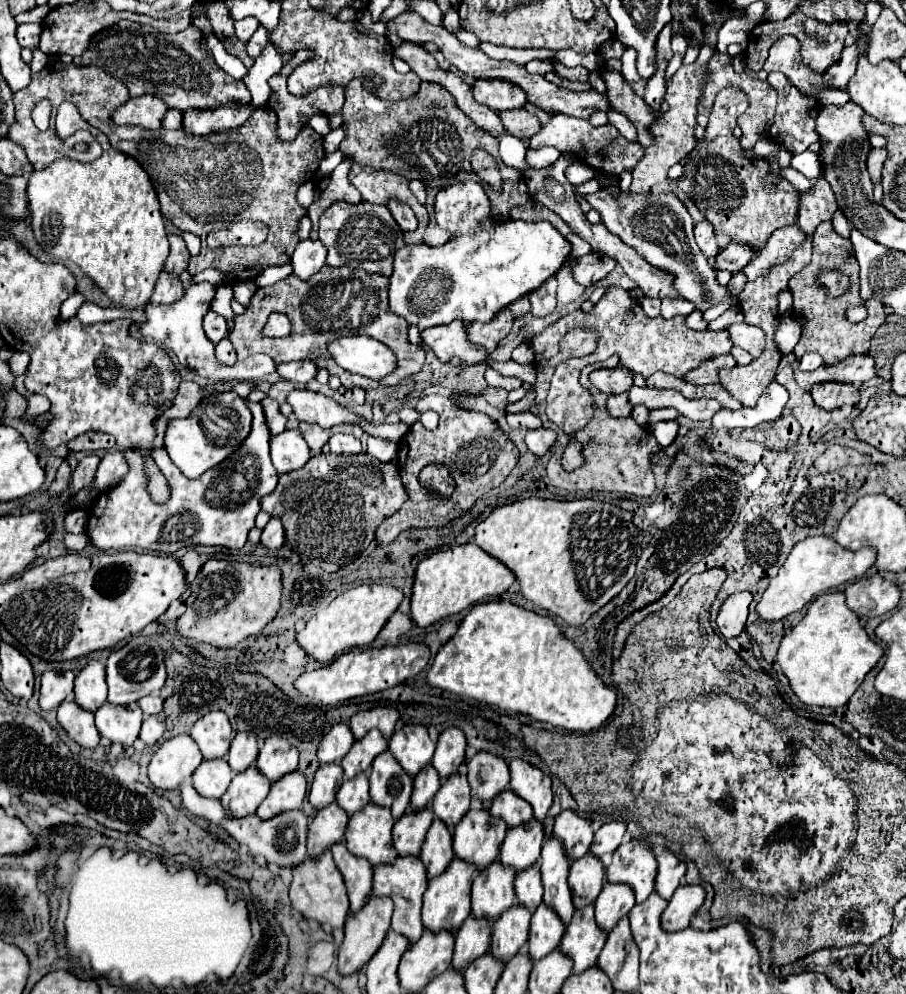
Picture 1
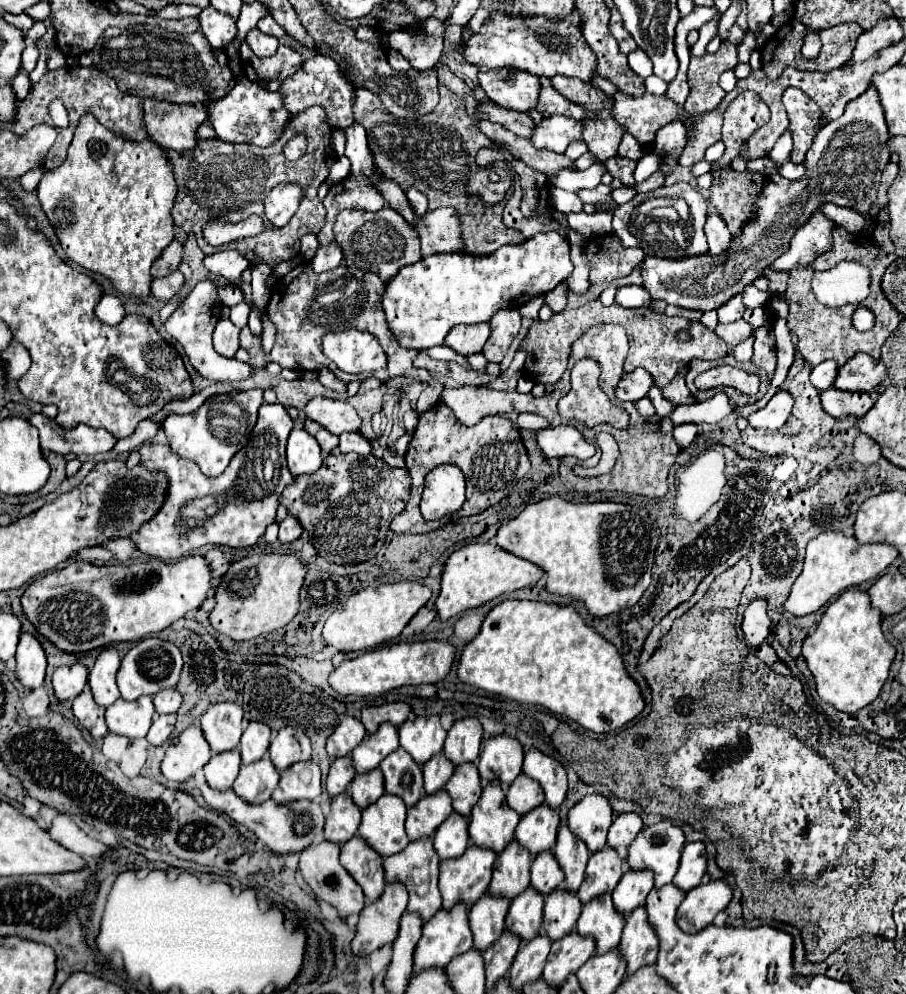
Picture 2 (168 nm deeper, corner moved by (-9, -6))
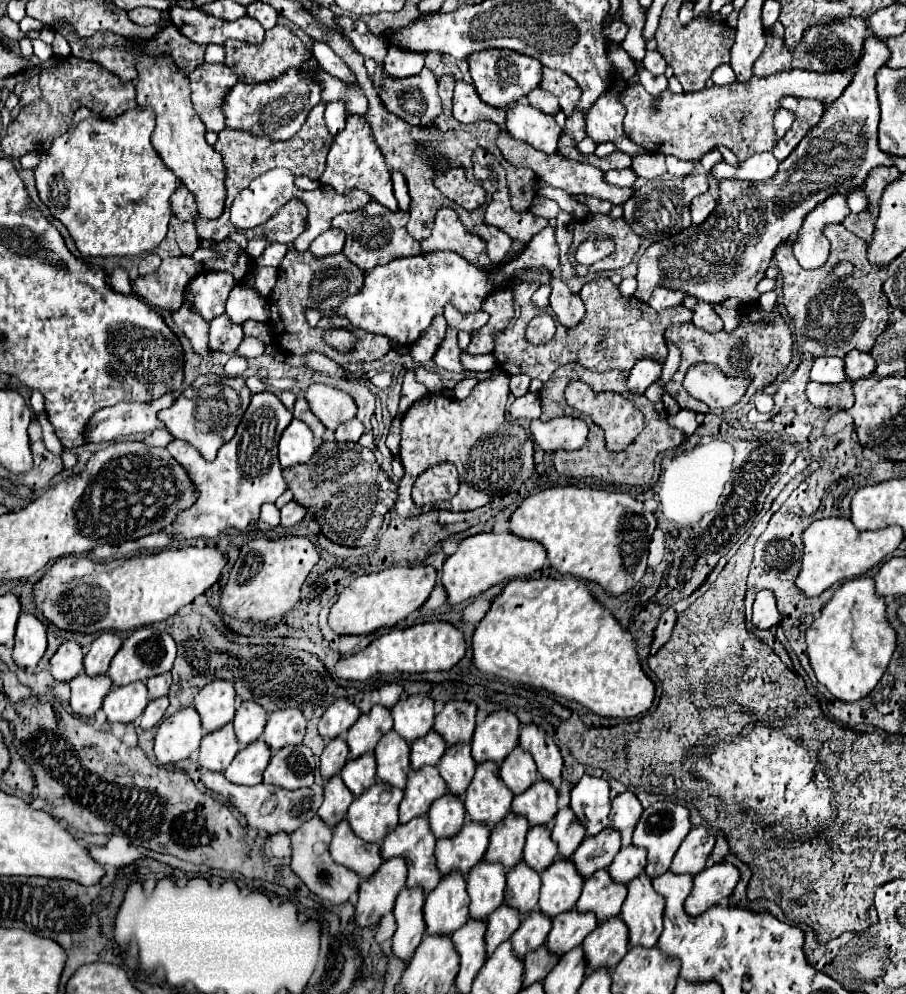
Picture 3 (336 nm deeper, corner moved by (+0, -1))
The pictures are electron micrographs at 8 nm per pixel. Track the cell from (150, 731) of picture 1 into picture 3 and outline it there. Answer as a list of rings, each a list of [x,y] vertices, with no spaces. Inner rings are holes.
[[[160,696],[158,700],[150,700],[150,702],[148,702],[148,706],[144,708],[144,714],[142,714],[140,726],[142,726],[144,730],[154,728],[154,726],[162,720],[162,716],[164,716],[166,708],[168,708],[168,698],[166,698],[166,696]]]

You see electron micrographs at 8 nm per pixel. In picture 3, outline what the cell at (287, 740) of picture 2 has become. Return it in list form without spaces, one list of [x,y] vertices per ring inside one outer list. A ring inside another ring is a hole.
[[[284,708],[270,714],[264,728],[264,740],[272,752],[278,752],[288,744],[302,744],[304,728],[306,718],[302,712],[298,712],[298,708]]]

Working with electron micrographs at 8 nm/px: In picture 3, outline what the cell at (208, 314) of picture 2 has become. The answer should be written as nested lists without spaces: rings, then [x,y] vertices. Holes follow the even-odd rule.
[[[186,300],[180,306],[180,310],[172,314],[172,318],[190,338],[196,352],[202,358],[208,358],[208,324],[206,324],[206,320],[202,320],[202,316],[198,316],[196,312],[190,312],[190,304],[192,304],[192,300]]]

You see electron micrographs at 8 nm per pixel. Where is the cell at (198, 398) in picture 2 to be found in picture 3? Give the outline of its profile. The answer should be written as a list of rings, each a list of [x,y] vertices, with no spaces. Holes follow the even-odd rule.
[[[164,394],[154,402],[118,402],[114,406],[102,408],[100,412],[94,414],[92,424],[88,424],[88,442],[114,442],[122,436],[132,436],[132,434],[150,434],[152,430],[165,428],[164,423],[161,422],[157,413],[162,408],[168,408],[174,402],[172,394]]]

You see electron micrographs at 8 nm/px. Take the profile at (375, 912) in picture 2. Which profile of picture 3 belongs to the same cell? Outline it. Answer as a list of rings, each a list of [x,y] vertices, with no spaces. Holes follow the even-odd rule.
[[[394,858],[380,864],[374,876],[360,882],[360,898],[356,902],[356,924],[360,928],[374,926],[384,914],[394,910],[398,892],[406,884],[406,860]]]

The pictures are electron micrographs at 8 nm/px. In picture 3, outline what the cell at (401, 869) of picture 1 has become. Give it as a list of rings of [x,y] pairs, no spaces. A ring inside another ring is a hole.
[[[416,816],[416,820],[400,824],[394,832],[386,834],[380,852],[384,860],[404,856],[408,864],[406,886],[412,888],[418,884],[428,894],[440,882],[438,868],[434,868],[434,844],[436,838],[430,832],[428,816]]]

